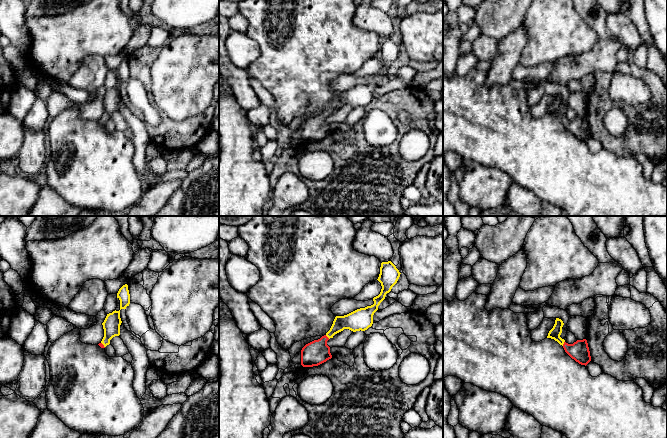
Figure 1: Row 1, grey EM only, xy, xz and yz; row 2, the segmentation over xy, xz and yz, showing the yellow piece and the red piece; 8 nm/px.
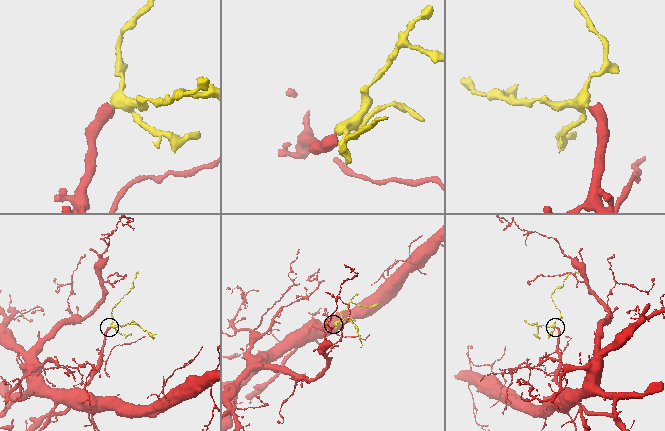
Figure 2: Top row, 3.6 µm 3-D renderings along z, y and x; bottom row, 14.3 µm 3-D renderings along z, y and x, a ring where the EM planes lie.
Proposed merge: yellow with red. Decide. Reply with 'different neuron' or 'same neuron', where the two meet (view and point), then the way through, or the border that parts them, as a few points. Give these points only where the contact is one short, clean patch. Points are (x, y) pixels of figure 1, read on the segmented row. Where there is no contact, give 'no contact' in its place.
same neuron | yz (563, 343) | across yz (555, 332), (555, 335), (563, 343), (568, 348), (579, 351)

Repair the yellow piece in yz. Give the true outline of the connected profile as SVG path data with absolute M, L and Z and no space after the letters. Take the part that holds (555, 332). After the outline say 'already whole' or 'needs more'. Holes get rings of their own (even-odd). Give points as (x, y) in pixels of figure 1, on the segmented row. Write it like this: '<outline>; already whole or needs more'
M556 318L553 328L549 331L547 338L554 339L563 346L565 352L581 365L587 365L591 361L590 351L586 339L577 340L573 344L568 344L560 337L564 323Z; needs more

